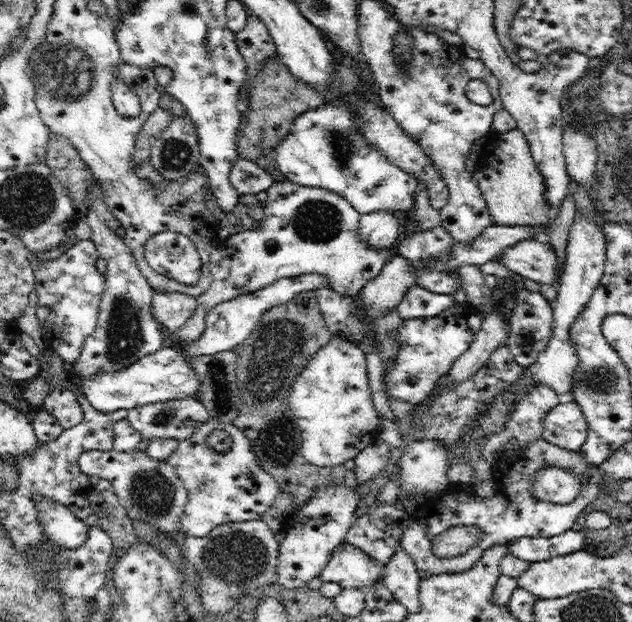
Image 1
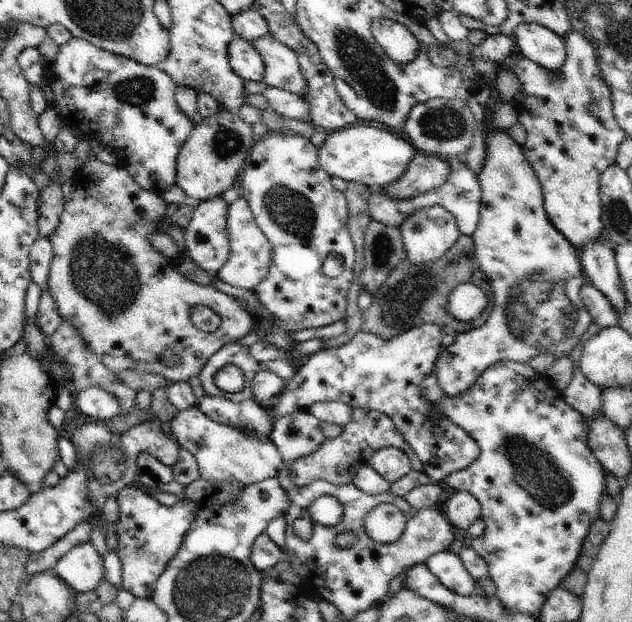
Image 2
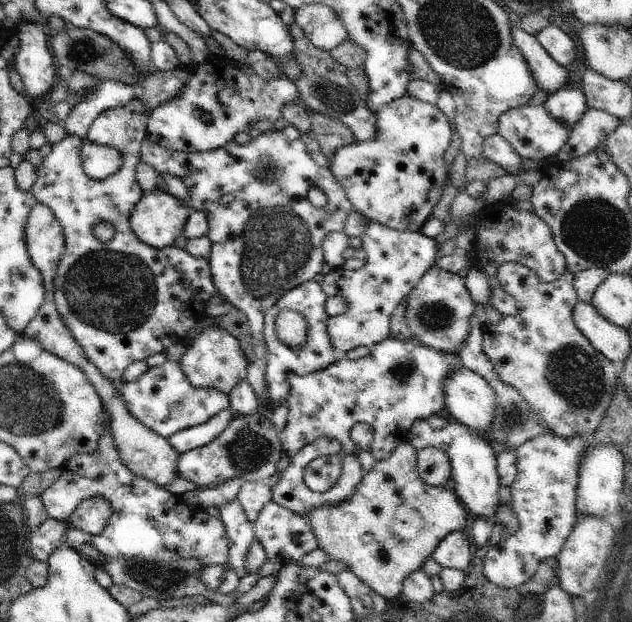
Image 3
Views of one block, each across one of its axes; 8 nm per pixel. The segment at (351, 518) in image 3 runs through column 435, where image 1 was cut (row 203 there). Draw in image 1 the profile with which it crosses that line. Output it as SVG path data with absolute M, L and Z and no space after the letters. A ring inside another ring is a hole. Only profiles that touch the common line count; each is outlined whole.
M518 128L494 133L492 152L481 156L472 172L491 215L491 223L500 226L546 227L551 222L545 179L532 156L525 134Z

